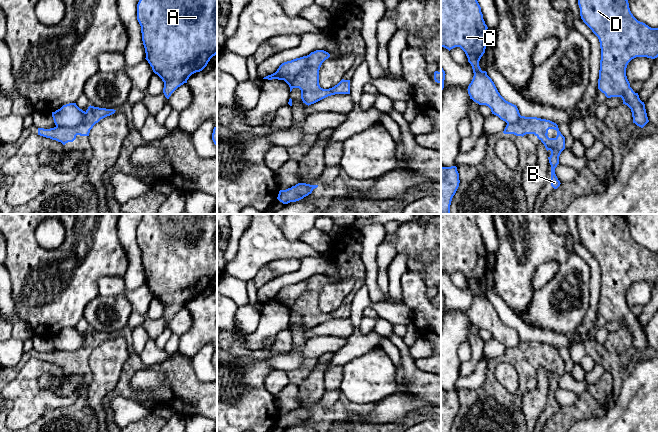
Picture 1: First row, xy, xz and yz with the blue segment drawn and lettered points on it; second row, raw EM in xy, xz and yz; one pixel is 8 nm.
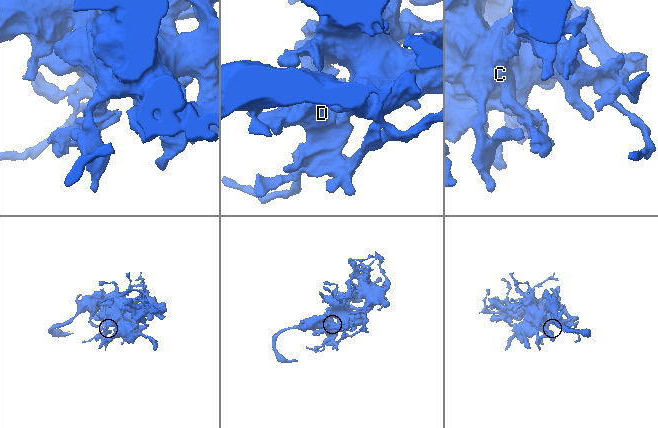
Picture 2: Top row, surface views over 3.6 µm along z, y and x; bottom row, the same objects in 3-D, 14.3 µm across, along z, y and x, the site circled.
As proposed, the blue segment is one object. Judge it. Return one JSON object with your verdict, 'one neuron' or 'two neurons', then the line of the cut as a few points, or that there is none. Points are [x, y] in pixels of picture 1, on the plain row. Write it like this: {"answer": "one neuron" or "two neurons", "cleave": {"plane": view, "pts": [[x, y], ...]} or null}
{"answer": "two neurons", "cleave": {"plane": "xz", "pts": [[308, 279], [306, 289], [295, 300], [283, 302], [277, 296]]}}

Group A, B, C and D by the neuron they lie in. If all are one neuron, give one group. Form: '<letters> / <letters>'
A C D / B

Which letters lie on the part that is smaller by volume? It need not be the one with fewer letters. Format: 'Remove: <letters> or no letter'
Remove: B

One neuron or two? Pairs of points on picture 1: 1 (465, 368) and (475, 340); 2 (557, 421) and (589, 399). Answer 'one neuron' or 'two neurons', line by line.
1: one neuron
2: one neuron

